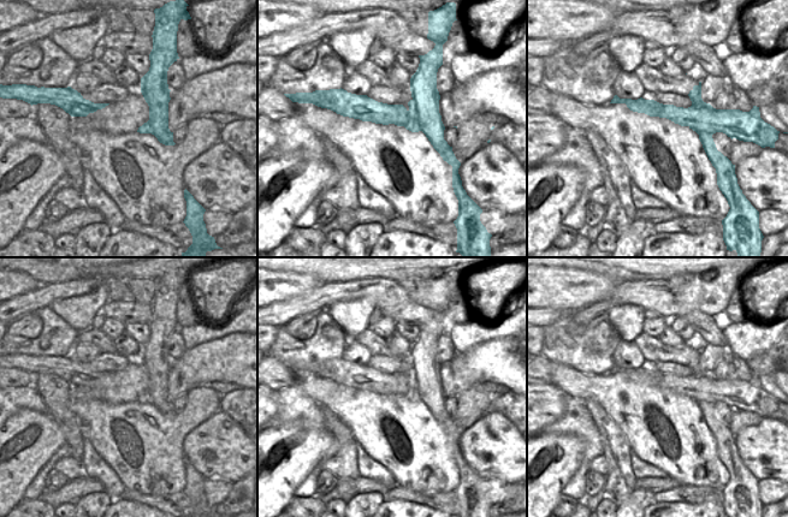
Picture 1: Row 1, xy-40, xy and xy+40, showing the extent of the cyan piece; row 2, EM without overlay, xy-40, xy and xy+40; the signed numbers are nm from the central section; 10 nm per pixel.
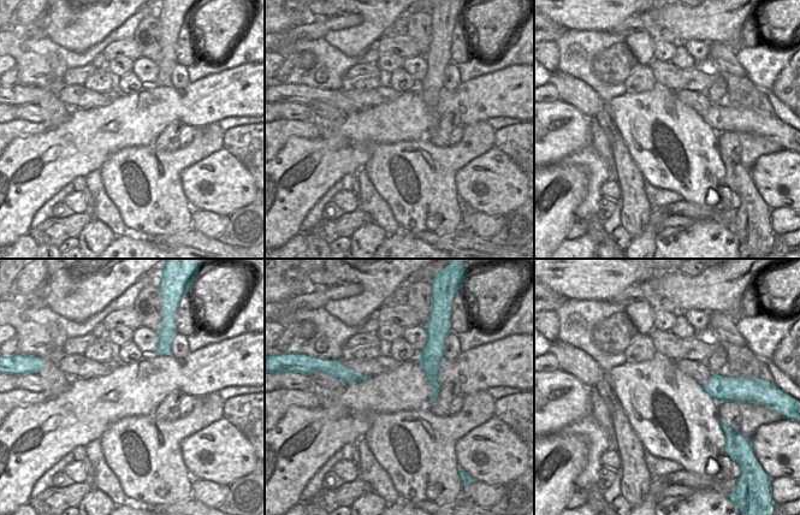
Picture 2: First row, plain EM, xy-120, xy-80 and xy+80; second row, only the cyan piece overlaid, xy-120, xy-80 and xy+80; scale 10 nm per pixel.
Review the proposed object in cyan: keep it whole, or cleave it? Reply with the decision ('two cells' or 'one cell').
two cells

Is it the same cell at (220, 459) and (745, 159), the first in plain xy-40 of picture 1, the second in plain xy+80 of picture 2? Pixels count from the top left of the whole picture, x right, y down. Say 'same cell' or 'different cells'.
different cells

